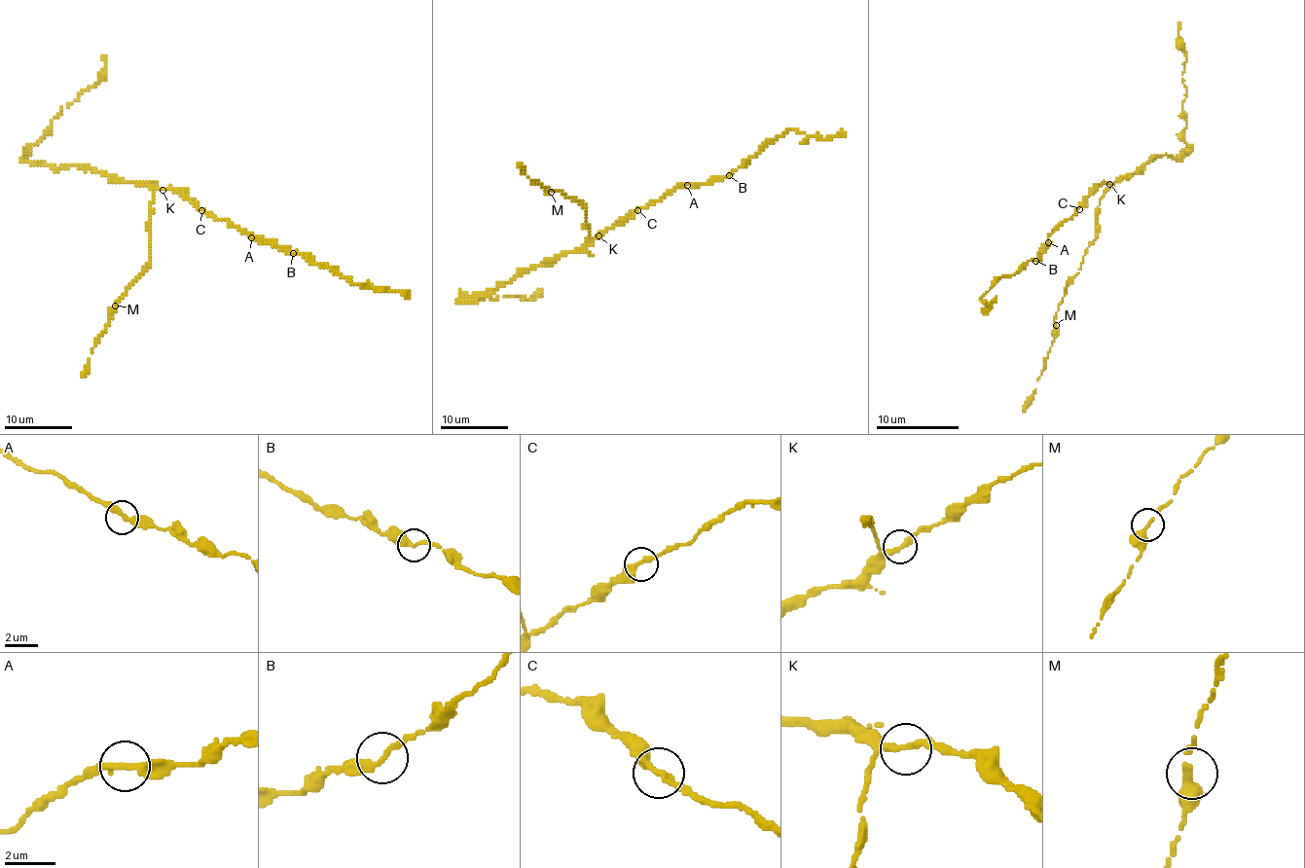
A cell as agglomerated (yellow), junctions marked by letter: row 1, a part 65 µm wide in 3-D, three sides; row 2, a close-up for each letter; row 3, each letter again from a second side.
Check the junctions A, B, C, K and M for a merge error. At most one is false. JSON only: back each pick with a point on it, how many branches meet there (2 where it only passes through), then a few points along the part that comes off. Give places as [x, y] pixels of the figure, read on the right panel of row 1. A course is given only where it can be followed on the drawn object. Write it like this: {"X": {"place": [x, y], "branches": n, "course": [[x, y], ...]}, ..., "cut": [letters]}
{"cut": []}

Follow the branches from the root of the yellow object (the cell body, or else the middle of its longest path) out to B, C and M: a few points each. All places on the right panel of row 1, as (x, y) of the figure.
B: (1112, 184), (1100, 184), (1070, 217), (1048, 235), (1048, 248), (1035, 261)
C: (1112, 184), (1100, 184), (1079, 209)
M: (1112, 184), (1098, 206), (1098, 237), (1087, 248), (1079, 272), (1067, 287), (1056, 312), (1056, 325)

